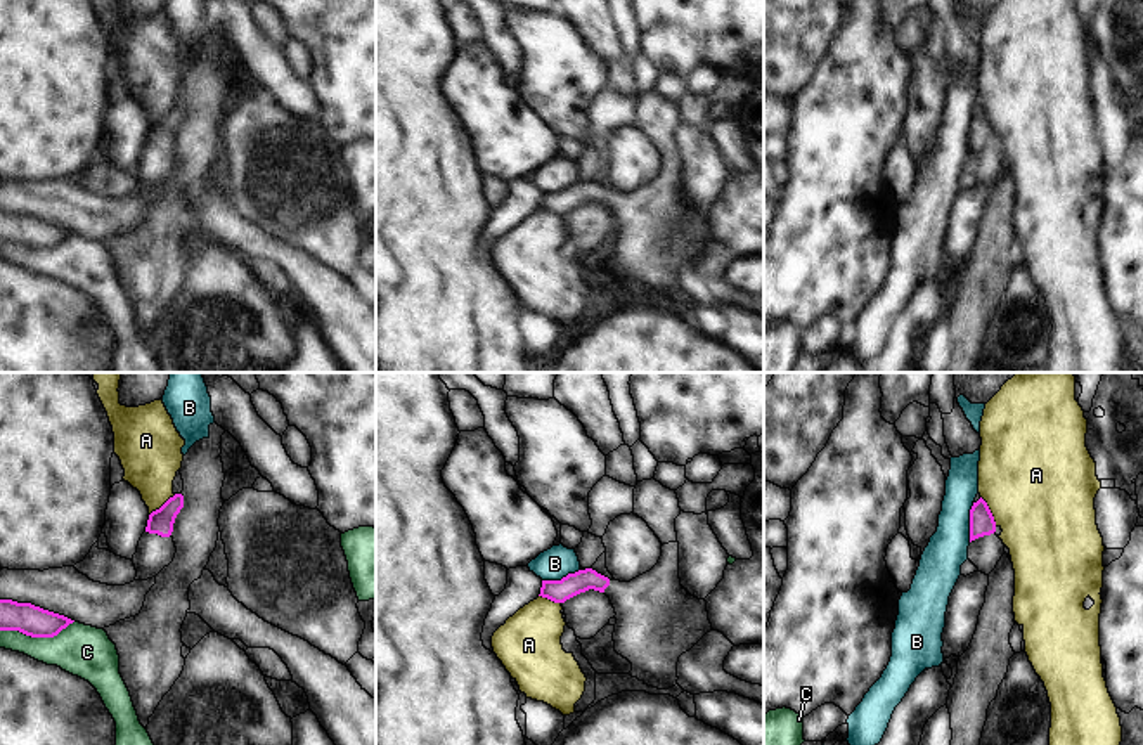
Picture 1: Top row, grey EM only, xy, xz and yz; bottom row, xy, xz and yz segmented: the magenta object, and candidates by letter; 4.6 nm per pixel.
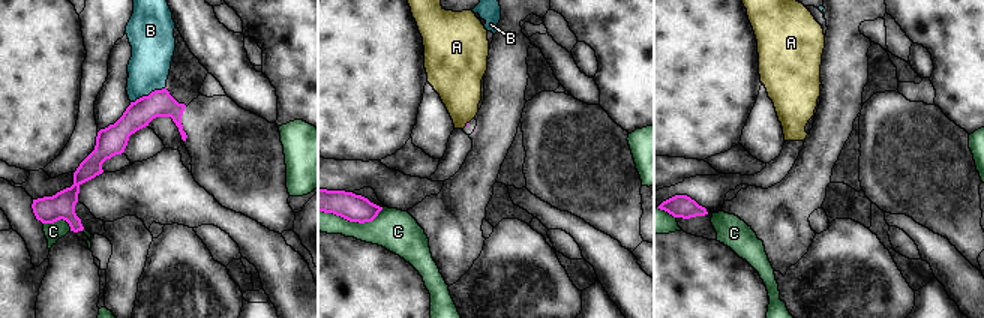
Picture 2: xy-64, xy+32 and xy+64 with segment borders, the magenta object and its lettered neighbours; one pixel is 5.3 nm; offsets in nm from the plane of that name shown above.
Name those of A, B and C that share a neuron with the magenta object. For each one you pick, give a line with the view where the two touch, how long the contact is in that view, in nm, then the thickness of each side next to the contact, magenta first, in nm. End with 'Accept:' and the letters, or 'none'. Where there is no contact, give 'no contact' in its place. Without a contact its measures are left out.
Accept: none

